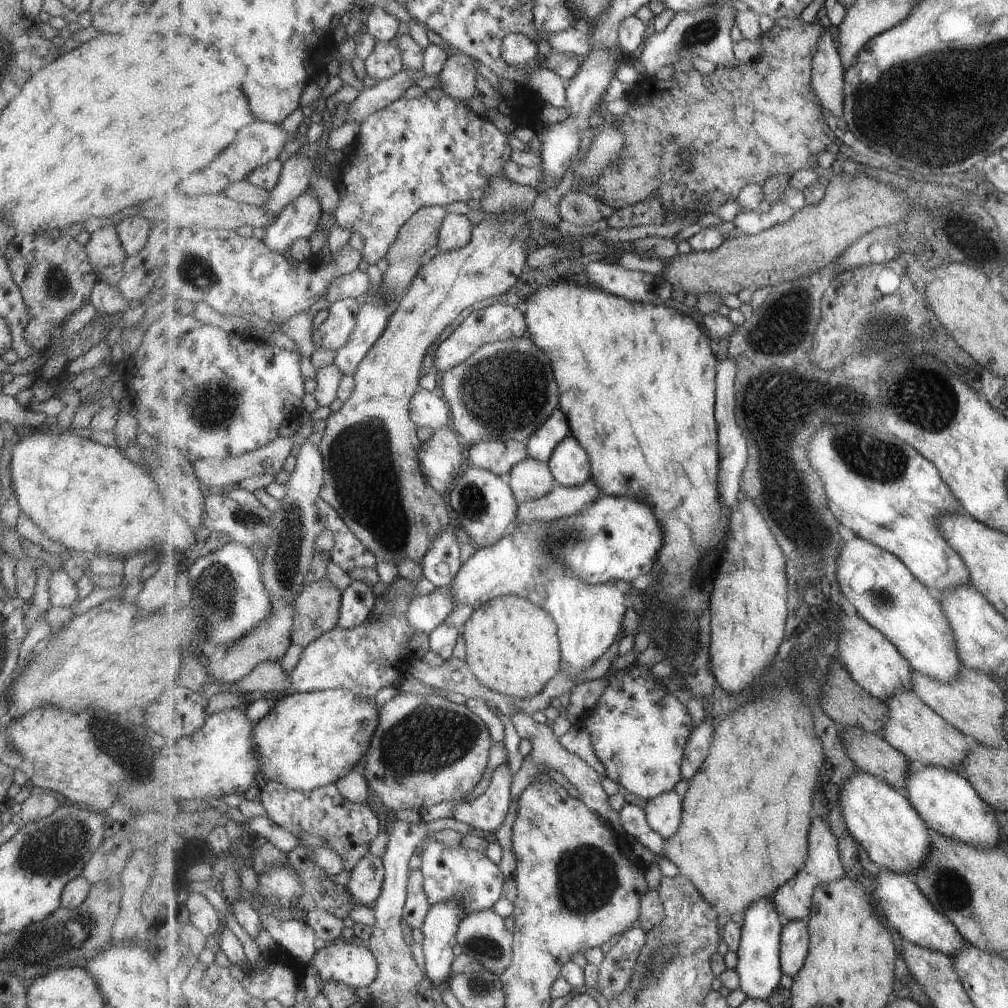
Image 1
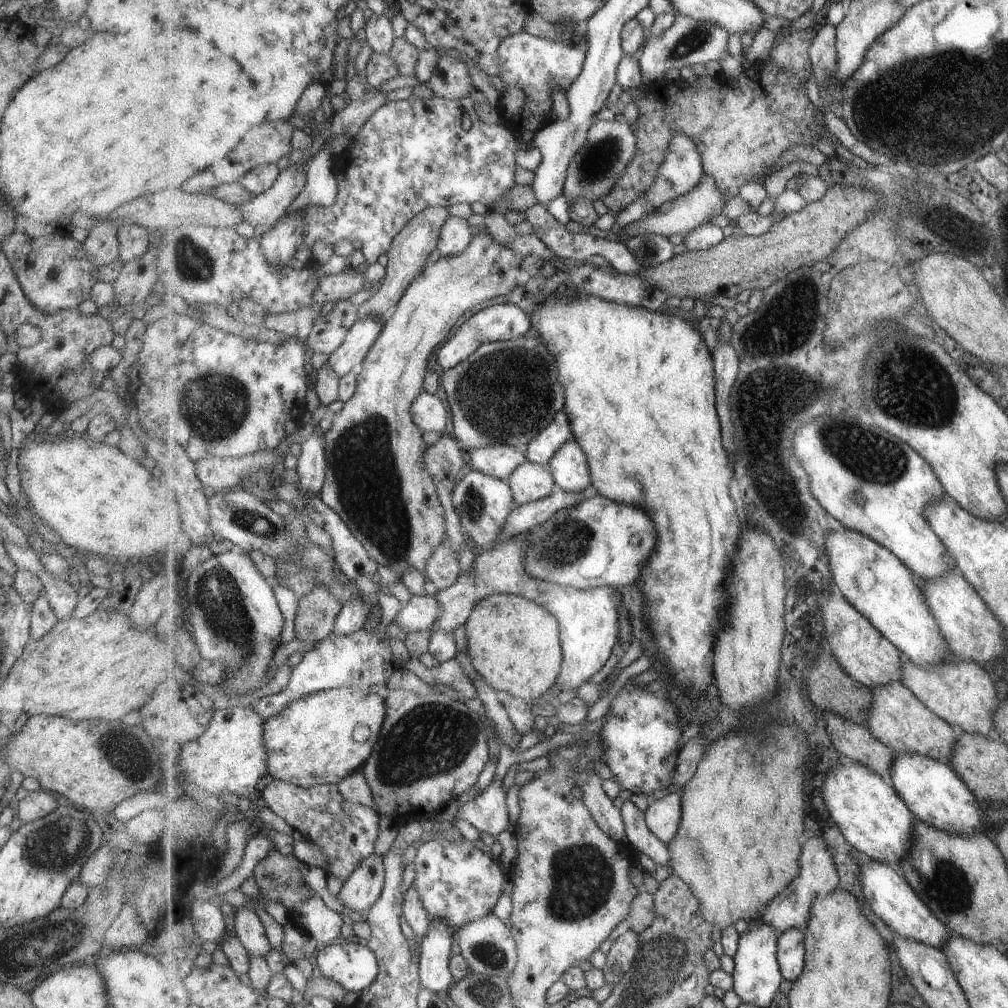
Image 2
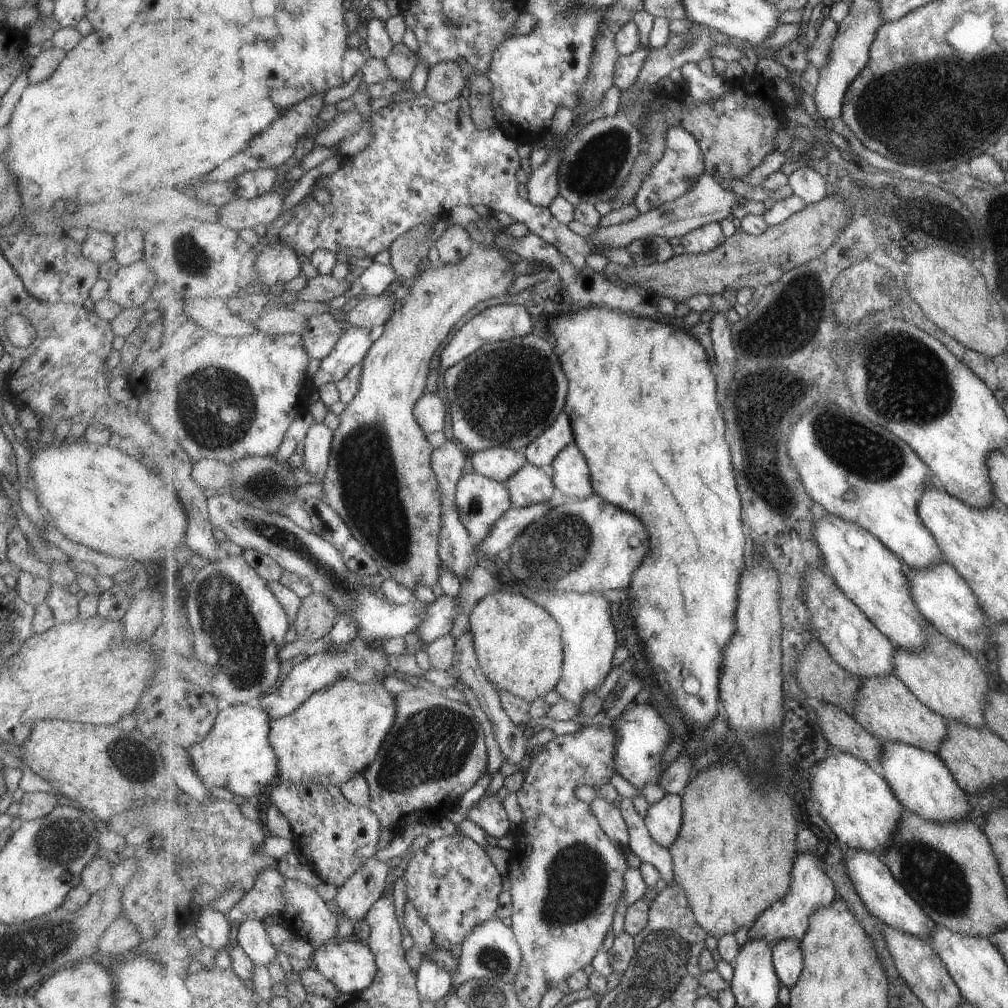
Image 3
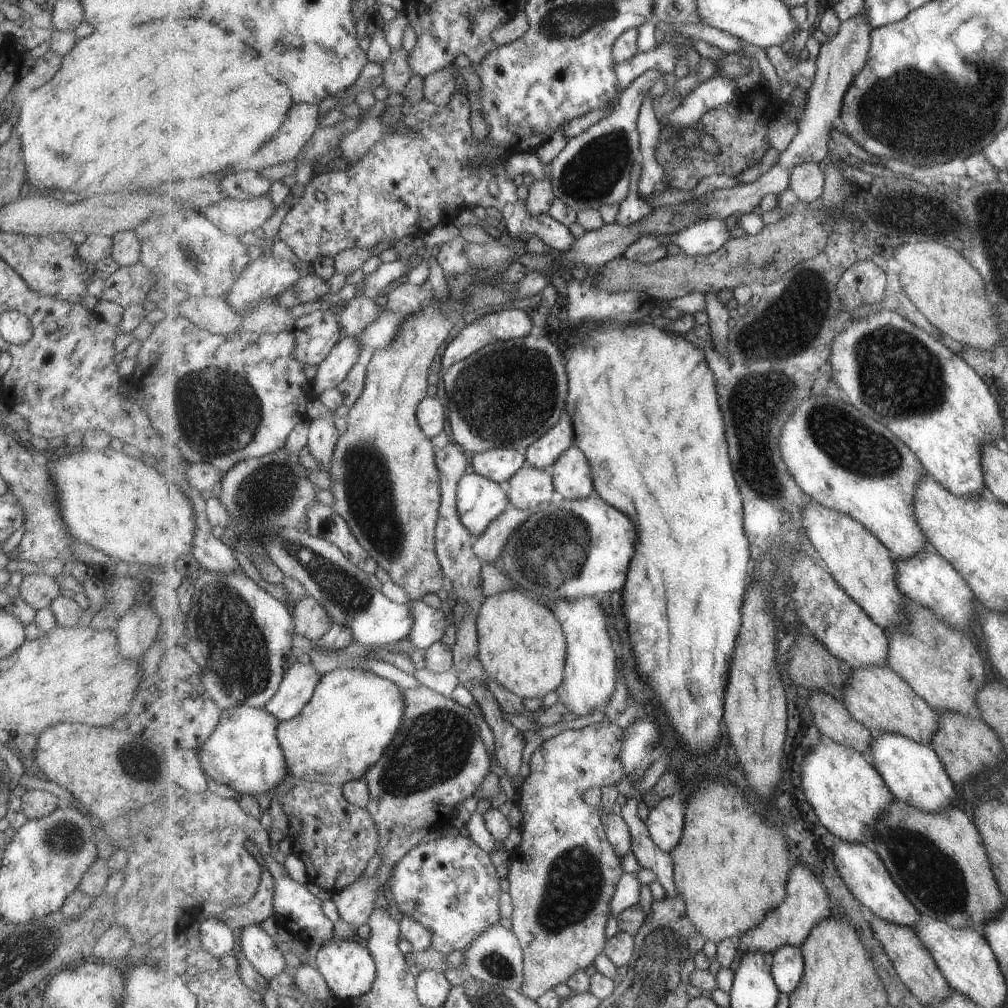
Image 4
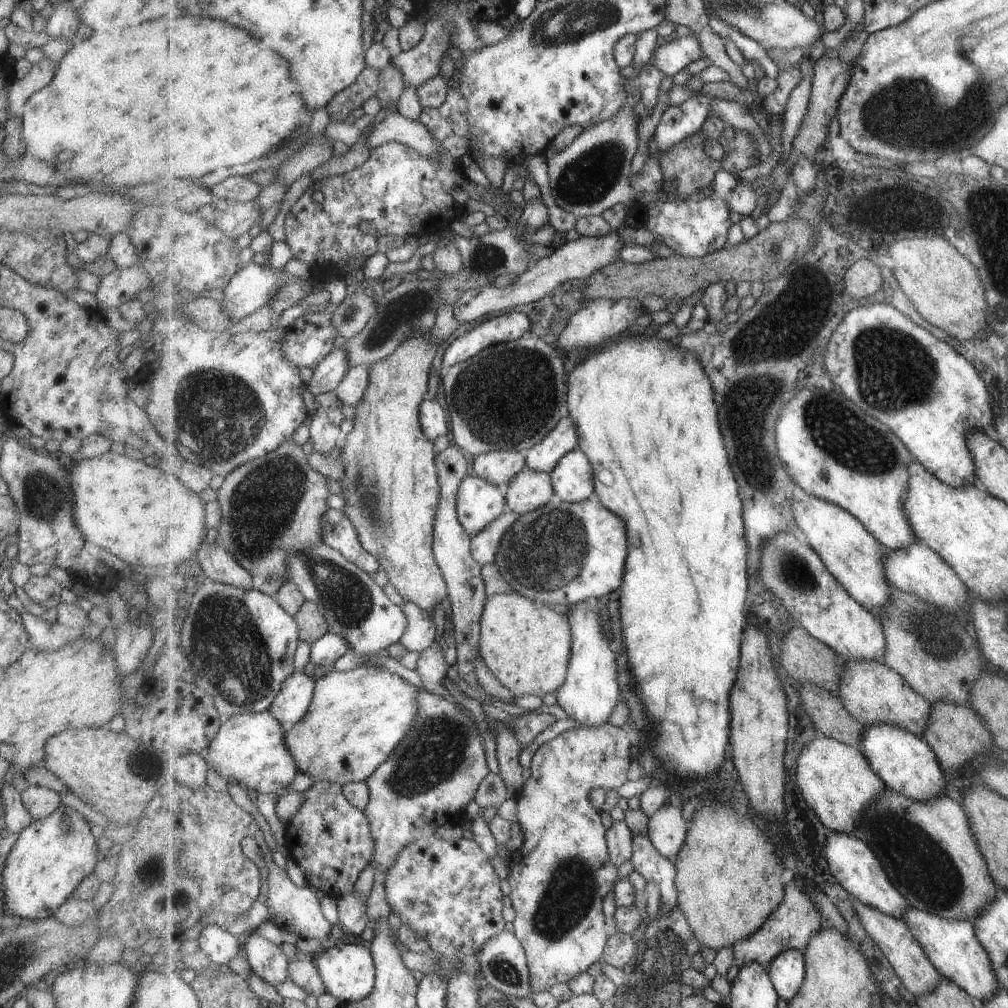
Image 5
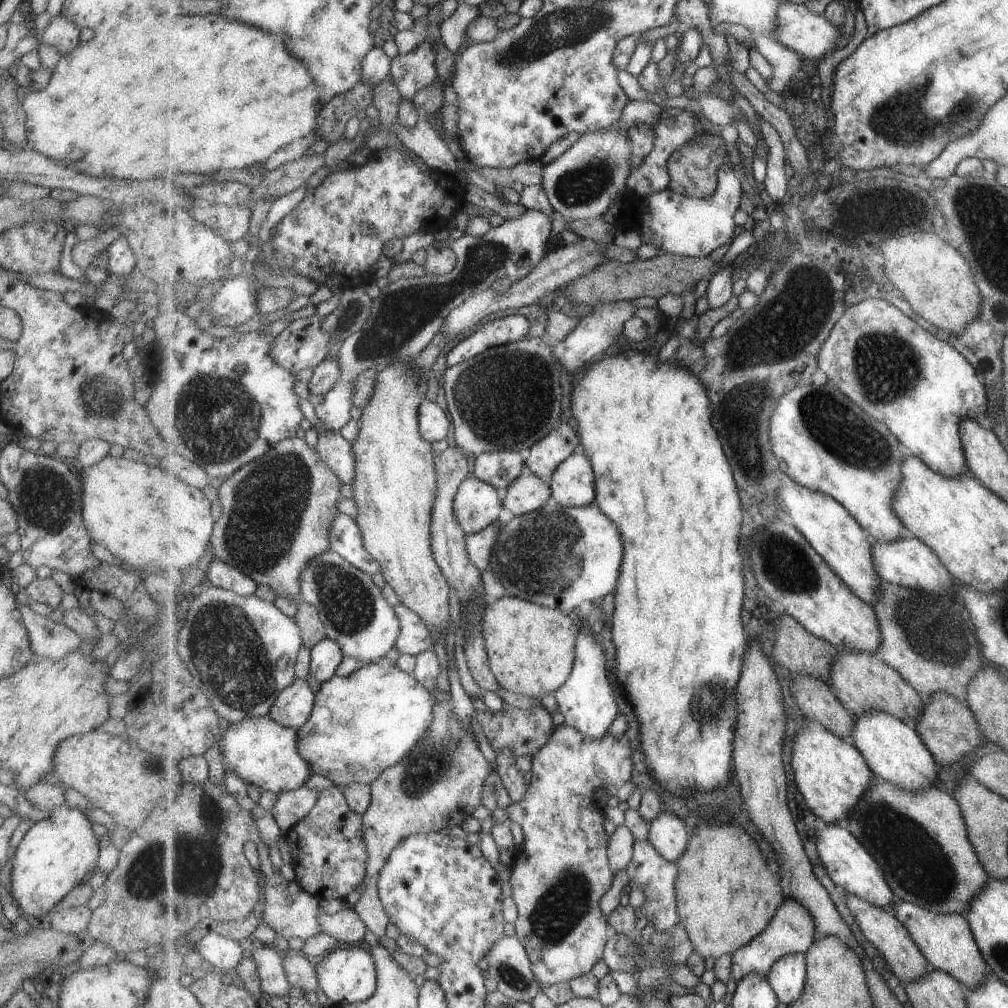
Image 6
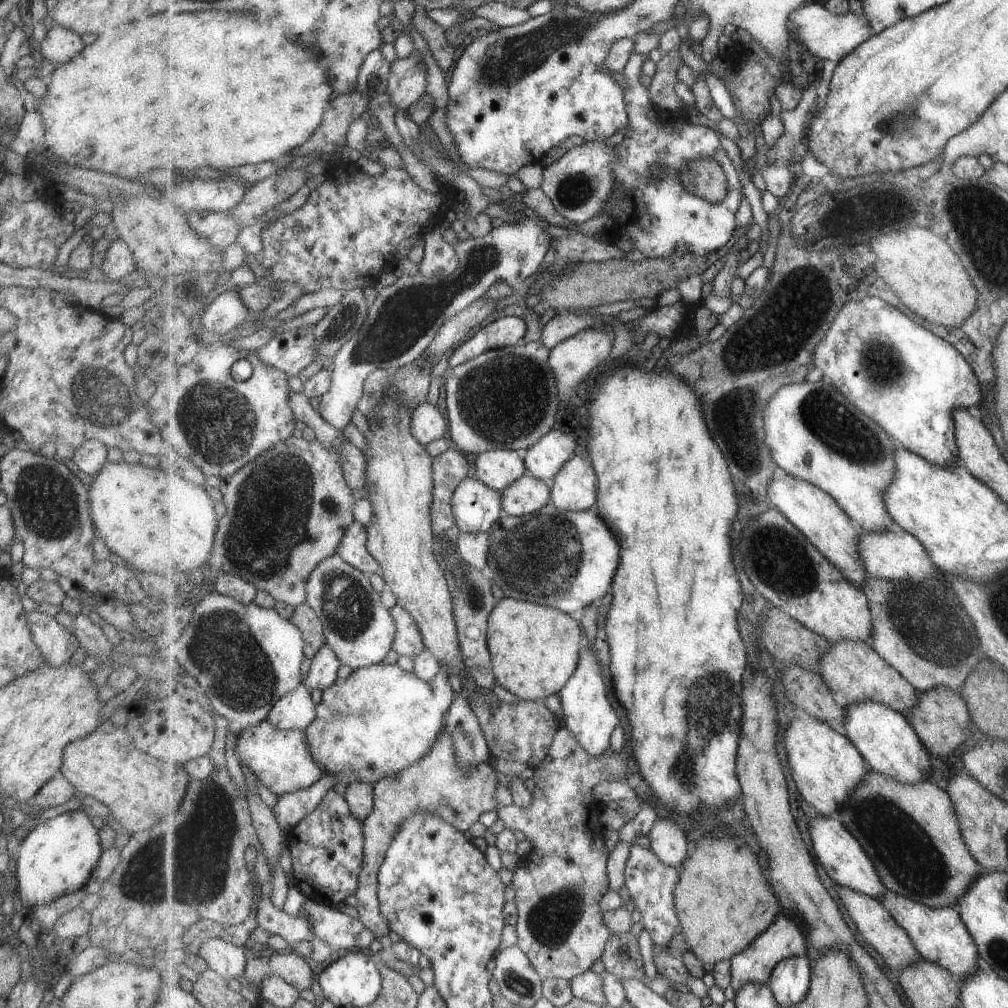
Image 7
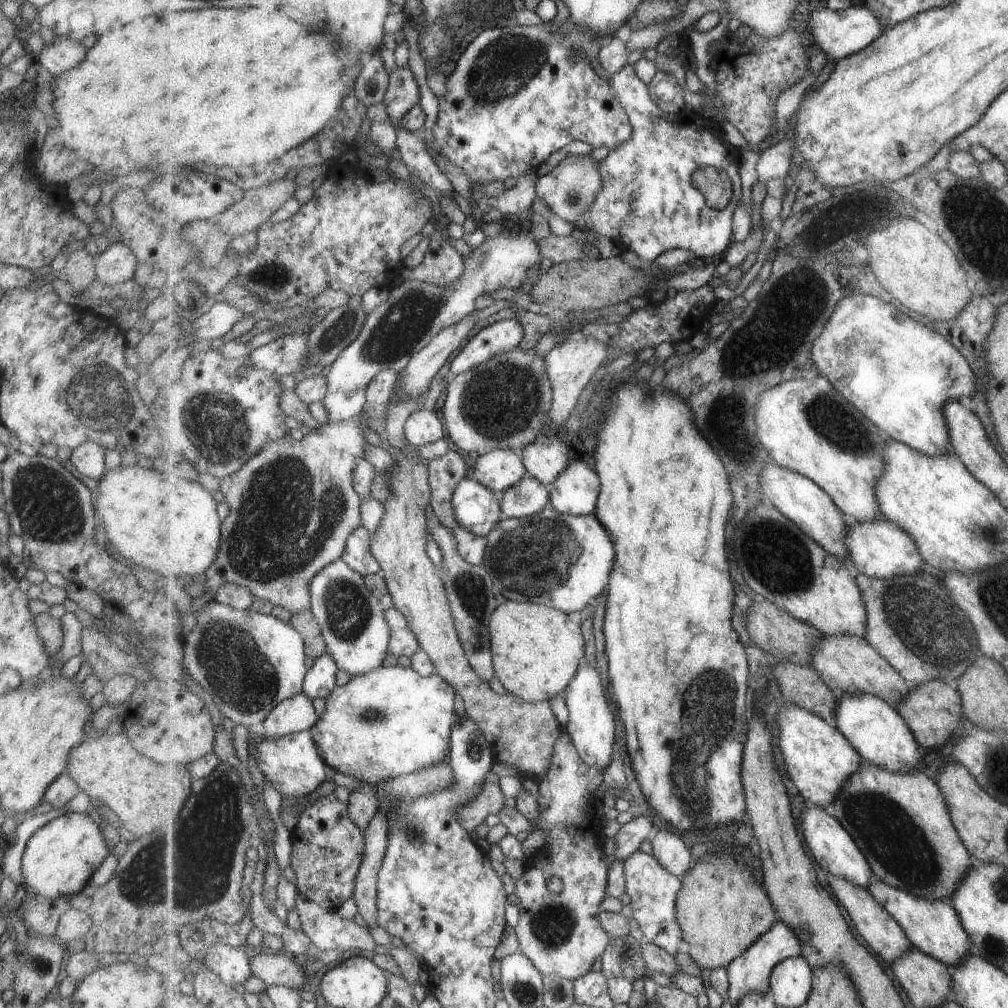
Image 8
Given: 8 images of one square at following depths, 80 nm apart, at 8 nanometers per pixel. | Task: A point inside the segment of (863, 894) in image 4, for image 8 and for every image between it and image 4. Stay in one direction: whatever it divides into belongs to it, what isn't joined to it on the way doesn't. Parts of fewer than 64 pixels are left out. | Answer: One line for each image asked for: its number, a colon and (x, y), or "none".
5: (854, 865)
6: (850, 865)
7: (843, 857)
8: (837, 851)

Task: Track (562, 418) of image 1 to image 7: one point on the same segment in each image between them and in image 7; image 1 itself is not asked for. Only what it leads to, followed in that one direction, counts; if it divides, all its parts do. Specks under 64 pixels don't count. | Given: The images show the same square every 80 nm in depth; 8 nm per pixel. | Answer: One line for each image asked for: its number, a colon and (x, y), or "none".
2: (542, 448)
3: (544, 450)
4: (544, 453)
5: (543, 457)
6: (545, 457)
7: (544, 459)

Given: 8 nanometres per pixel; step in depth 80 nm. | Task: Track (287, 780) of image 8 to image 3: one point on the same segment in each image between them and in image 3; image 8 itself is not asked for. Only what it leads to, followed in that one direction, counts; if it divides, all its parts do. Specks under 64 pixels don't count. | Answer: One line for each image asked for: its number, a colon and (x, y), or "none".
3: (238, 755)
4: (244, 752)
5: (250, 749)
6: (259, 750)
7: (281, 760)

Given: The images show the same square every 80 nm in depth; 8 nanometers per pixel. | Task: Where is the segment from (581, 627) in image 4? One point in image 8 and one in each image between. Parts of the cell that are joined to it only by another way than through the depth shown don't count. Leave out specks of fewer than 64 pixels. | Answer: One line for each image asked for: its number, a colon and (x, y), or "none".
5: (591, 692)
6: (588, 701)
7: (588, 712)
8: (591, 723)

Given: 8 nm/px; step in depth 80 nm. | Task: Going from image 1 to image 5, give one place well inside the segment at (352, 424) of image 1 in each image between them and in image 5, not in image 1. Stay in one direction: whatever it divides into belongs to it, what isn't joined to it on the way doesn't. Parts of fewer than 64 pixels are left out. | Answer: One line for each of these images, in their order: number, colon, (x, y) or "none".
2: (377, 480)
3: (380, 480)
4: (385, 480)
5: (391, 488)

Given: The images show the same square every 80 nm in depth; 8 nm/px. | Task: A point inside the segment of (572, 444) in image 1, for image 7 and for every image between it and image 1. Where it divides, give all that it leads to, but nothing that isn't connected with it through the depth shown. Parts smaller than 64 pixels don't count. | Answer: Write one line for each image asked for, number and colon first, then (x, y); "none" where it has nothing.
2: (570, 466)
3: (571, 471)
4: (572, 473)
5: (573, 479)
6: (573, 484)
7: (575, 488)

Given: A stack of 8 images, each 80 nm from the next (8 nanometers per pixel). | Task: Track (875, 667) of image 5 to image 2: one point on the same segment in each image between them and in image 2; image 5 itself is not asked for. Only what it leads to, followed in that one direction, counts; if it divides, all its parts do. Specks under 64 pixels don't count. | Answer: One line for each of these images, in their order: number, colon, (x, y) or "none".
2: (899, 719)
3: (887, 707)
4: (878, 697)

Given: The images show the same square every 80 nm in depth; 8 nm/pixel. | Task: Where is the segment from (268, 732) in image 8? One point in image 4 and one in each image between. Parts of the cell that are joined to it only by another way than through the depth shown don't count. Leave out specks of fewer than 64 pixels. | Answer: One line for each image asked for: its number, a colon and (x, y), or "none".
4: (299, 685)
5: (292, 704)
6: (295, 705)
7: (296, 710)

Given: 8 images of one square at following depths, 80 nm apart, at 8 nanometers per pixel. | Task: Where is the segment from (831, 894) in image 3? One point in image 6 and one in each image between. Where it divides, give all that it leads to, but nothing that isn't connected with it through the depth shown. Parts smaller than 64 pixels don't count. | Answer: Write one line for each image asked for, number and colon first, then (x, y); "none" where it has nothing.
4: (807, 904)
5: (791, 926)
6: (792, 930)

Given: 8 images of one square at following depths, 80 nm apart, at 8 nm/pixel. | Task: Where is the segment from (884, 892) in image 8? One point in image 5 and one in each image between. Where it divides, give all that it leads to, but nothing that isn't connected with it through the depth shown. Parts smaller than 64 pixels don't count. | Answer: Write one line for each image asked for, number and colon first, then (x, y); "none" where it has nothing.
5: (952, 946)
6: (947, 941)
7: (941, 935)

